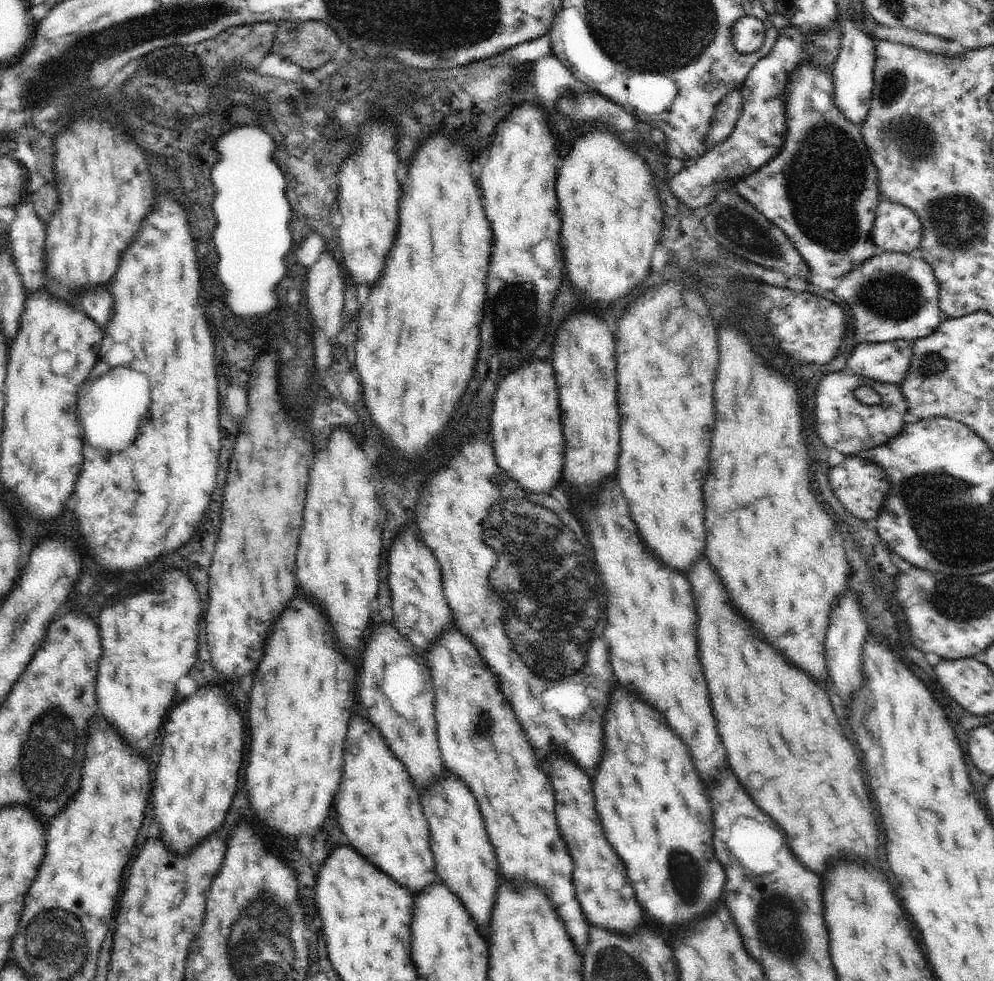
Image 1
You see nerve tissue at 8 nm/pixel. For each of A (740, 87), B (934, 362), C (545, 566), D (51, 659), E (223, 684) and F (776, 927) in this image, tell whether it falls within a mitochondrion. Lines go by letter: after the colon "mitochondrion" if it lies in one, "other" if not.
A: other
B: mitochondrion
C: mitochondrion
D: other
E: other
F: mitochondrion

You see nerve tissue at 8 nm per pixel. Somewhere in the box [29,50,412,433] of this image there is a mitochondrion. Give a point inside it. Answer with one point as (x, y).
(142, 100)

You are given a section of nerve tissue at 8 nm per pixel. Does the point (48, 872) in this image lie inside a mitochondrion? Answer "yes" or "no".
no

